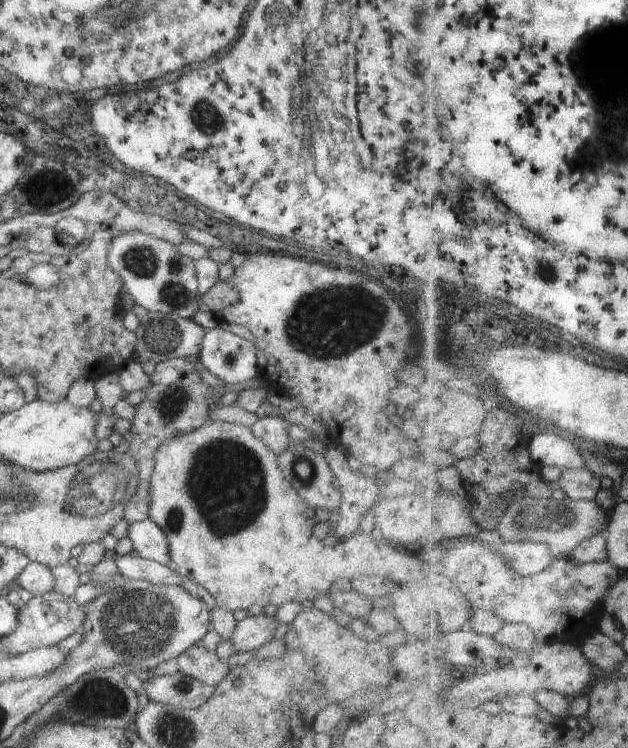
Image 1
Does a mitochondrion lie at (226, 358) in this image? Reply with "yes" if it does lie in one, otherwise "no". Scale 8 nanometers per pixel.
no

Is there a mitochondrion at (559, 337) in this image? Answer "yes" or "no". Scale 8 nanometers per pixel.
no

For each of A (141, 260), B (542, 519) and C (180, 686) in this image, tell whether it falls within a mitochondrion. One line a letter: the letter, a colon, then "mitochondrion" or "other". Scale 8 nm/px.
A: mitochondrion
B: mitochondrion
C: mitochondrion

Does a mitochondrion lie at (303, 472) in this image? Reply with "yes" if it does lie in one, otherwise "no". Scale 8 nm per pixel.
yes

